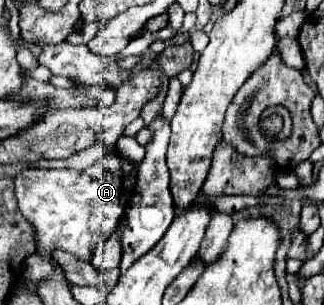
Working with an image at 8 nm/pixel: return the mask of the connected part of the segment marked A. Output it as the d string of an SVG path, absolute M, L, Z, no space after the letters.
M116 150L104 154L96 164L84 170L72 168L28 168L20 172L16 182L18 210L32 222L36 232L36 254L52 260L58 268L60 262L54 258L56 250L72 254L76 260L88 262L98 242L104 242L112 234L118 222L124 218L128 198L138 178L138 162L118 154Z

